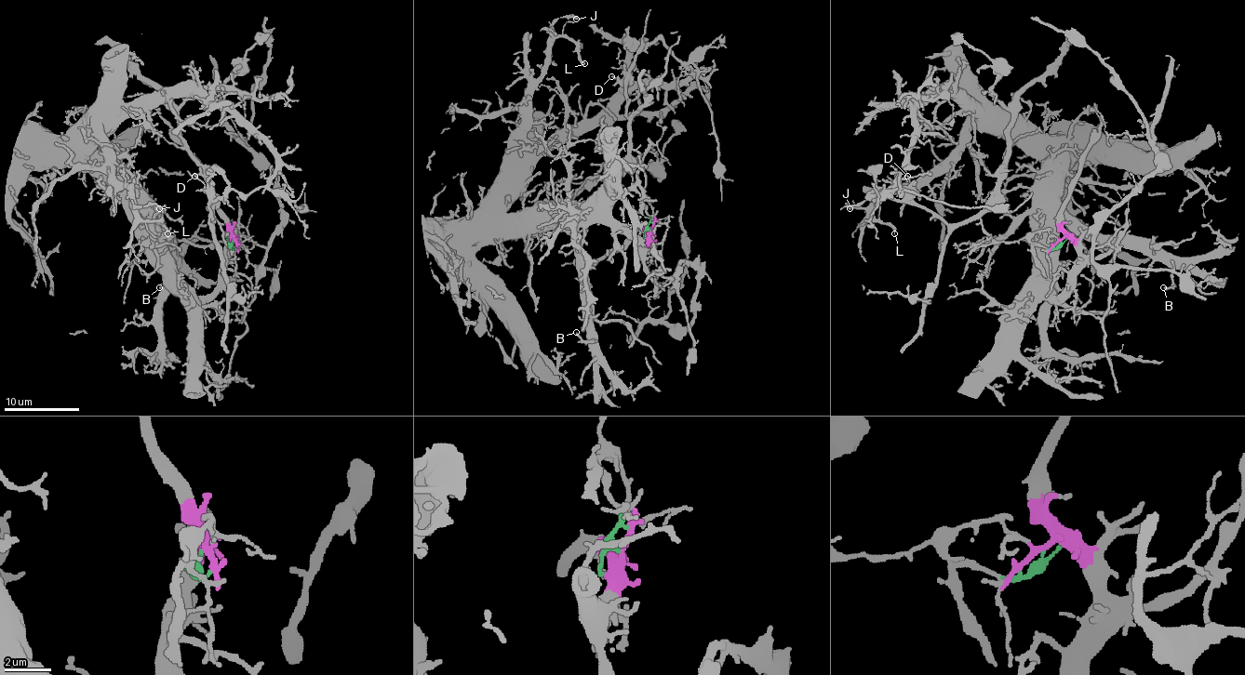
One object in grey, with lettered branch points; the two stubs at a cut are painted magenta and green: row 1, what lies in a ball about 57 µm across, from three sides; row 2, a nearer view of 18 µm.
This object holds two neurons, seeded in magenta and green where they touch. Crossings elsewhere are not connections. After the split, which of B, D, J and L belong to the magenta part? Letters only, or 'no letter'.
B, J, L

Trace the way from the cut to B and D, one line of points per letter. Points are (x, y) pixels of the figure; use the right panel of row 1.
B: (1060, 239), (1078, 254), (1075, 283), (1058, 296), (1051, 224), (1060, 217), (1141, 239), (1172, 271), (1163, 288)
D: (1062, 239), (1056, 248), (1024, 239), (994, 239), (979, 218), (946, 224), (913, 200), (907, 175)

